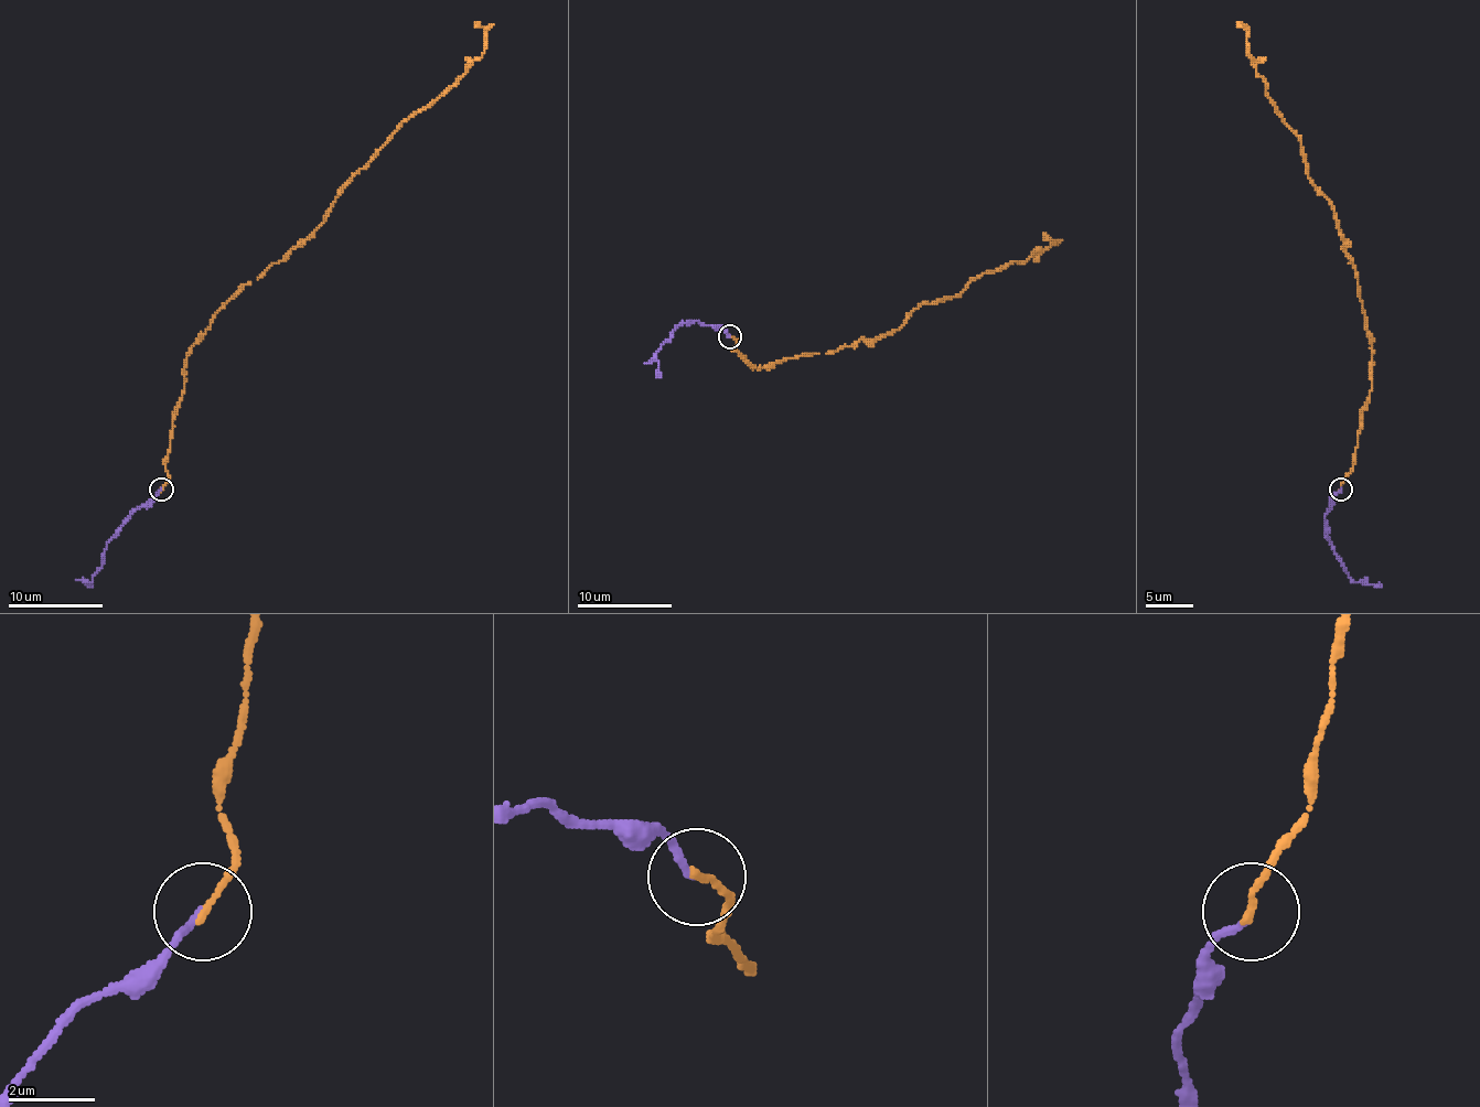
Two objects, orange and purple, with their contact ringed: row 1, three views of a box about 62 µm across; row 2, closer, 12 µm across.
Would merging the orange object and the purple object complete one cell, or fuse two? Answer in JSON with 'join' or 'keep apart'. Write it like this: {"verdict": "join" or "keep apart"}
{"verdict": "join"}

